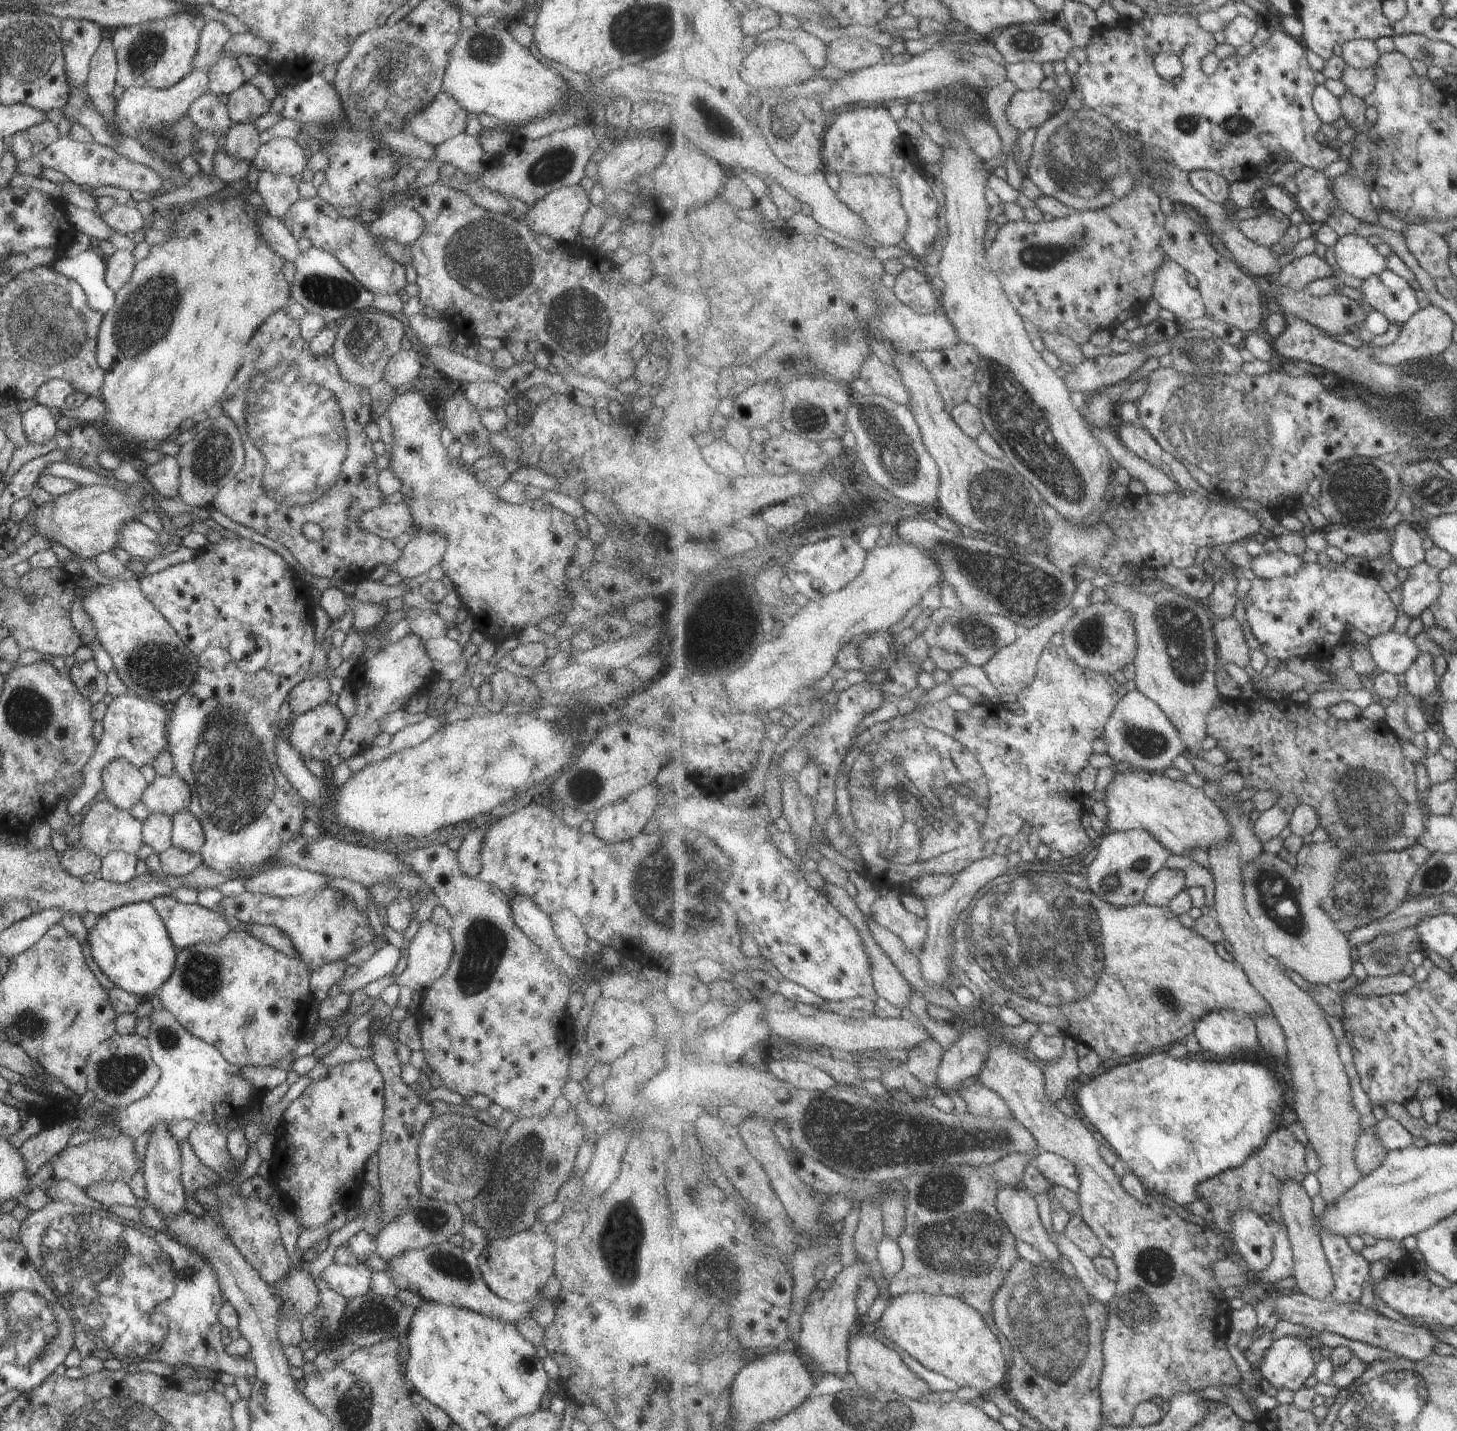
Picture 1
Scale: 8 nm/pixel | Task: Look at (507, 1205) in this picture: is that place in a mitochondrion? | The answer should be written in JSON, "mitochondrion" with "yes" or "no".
{"mitochondrion":"yes"}

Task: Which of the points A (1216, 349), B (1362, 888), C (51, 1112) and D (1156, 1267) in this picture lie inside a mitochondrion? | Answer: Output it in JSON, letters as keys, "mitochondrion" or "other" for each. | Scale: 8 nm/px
{"A":"mitochondrion","B":"mitochondrion","C":"other","D":"mitochondrion"}

